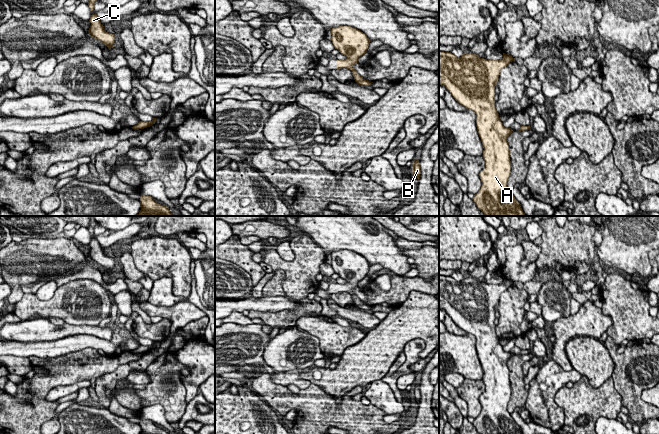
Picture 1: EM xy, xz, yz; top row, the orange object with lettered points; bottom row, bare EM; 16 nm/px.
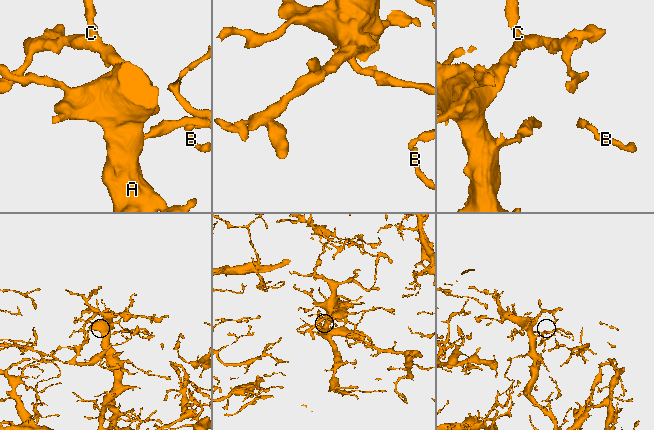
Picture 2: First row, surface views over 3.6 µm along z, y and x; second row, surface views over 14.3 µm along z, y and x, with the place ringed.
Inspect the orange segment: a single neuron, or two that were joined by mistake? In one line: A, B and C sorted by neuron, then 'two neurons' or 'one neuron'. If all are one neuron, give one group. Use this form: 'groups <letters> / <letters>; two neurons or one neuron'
groups A B C; one neuron

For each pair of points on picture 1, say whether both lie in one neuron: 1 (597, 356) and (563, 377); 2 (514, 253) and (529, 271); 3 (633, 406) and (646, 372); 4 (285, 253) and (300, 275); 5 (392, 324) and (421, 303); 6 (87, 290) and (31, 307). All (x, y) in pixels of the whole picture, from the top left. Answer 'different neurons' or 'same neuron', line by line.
1: different neurons
2: same neuron
3: same neuron
4: different neurons
5: same neuron
6: same neuron

